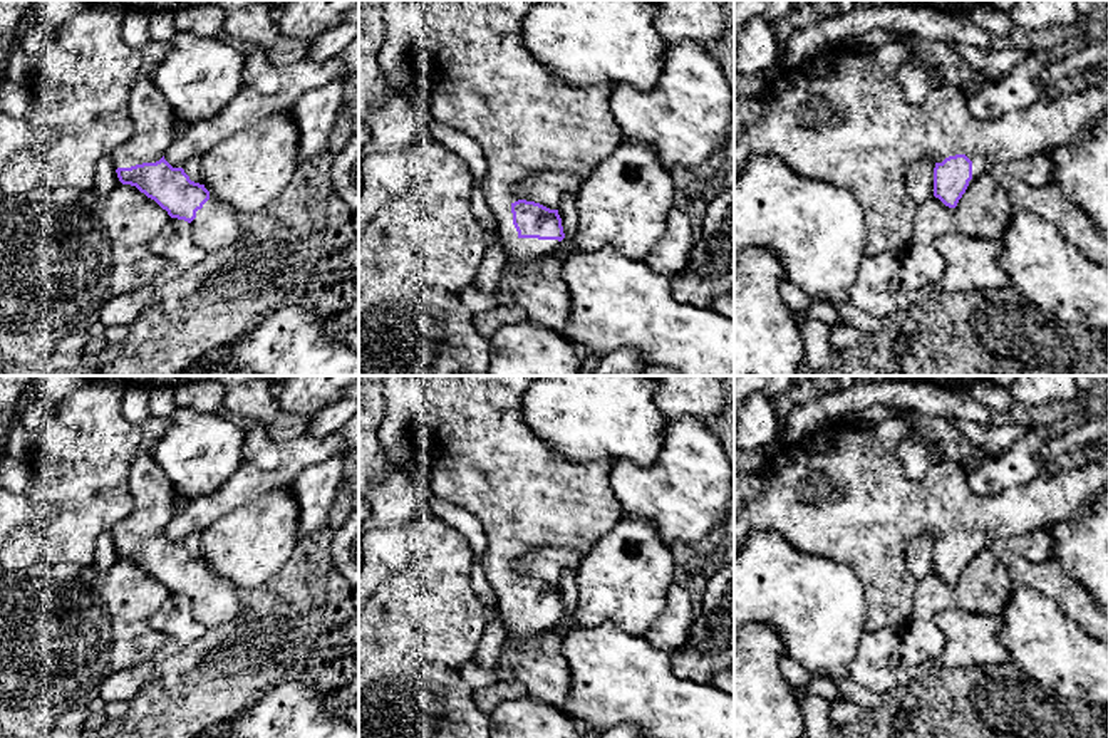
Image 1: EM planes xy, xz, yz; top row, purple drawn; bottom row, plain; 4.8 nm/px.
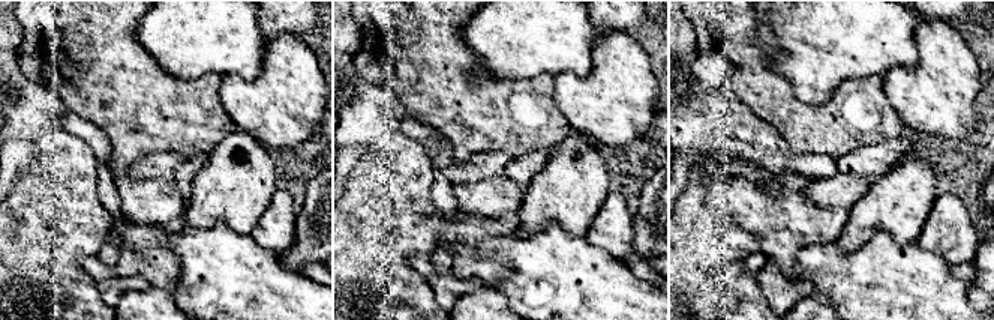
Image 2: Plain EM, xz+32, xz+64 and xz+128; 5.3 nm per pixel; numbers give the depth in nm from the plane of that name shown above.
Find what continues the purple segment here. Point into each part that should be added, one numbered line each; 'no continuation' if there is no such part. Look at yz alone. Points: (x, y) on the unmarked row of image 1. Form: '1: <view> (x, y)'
1: yz (842, 493)

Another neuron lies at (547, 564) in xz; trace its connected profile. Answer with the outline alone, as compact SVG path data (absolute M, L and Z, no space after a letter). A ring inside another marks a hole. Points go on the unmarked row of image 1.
M543 547L513 562L515 575L540 579L550 585L558 585L565 569L580 565L583 554L577 548Z

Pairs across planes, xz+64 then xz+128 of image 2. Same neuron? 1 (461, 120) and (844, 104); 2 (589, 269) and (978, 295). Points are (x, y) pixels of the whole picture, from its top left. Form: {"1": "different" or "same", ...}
{"1": "same", "2": "different"}

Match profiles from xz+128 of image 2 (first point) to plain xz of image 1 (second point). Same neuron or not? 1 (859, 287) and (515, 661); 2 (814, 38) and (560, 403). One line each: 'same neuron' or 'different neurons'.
1: different neurons
2: same neuron

